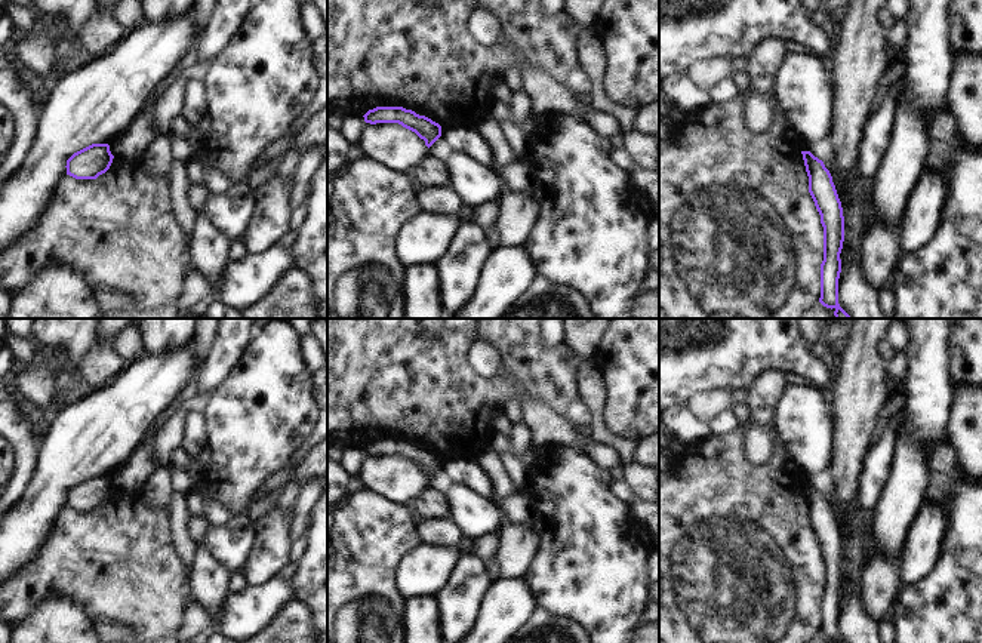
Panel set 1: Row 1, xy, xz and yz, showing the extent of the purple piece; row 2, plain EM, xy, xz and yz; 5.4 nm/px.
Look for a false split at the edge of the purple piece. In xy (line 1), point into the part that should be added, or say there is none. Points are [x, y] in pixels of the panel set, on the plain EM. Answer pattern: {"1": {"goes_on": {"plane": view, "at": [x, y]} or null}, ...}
{"1": {"goes_on": null}}

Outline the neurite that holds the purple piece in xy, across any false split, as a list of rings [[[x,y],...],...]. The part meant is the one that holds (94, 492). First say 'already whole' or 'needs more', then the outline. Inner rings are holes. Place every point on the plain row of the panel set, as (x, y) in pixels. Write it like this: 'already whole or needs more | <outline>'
already whole | [[[92,476],[67,492],[67,507],[76,511],[96,511],[110,501],[113,490],[108,476]]]

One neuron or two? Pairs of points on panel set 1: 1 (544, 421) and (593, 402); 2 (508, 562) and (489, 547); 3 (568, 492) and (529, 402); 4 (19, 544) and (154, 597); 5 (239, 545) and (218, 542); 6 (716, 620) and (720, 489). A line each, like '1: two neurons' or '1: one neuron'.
1: two neurons
2: two neurons
3: two neurons
4: two neurons
5: one neuron
6: one neuron

